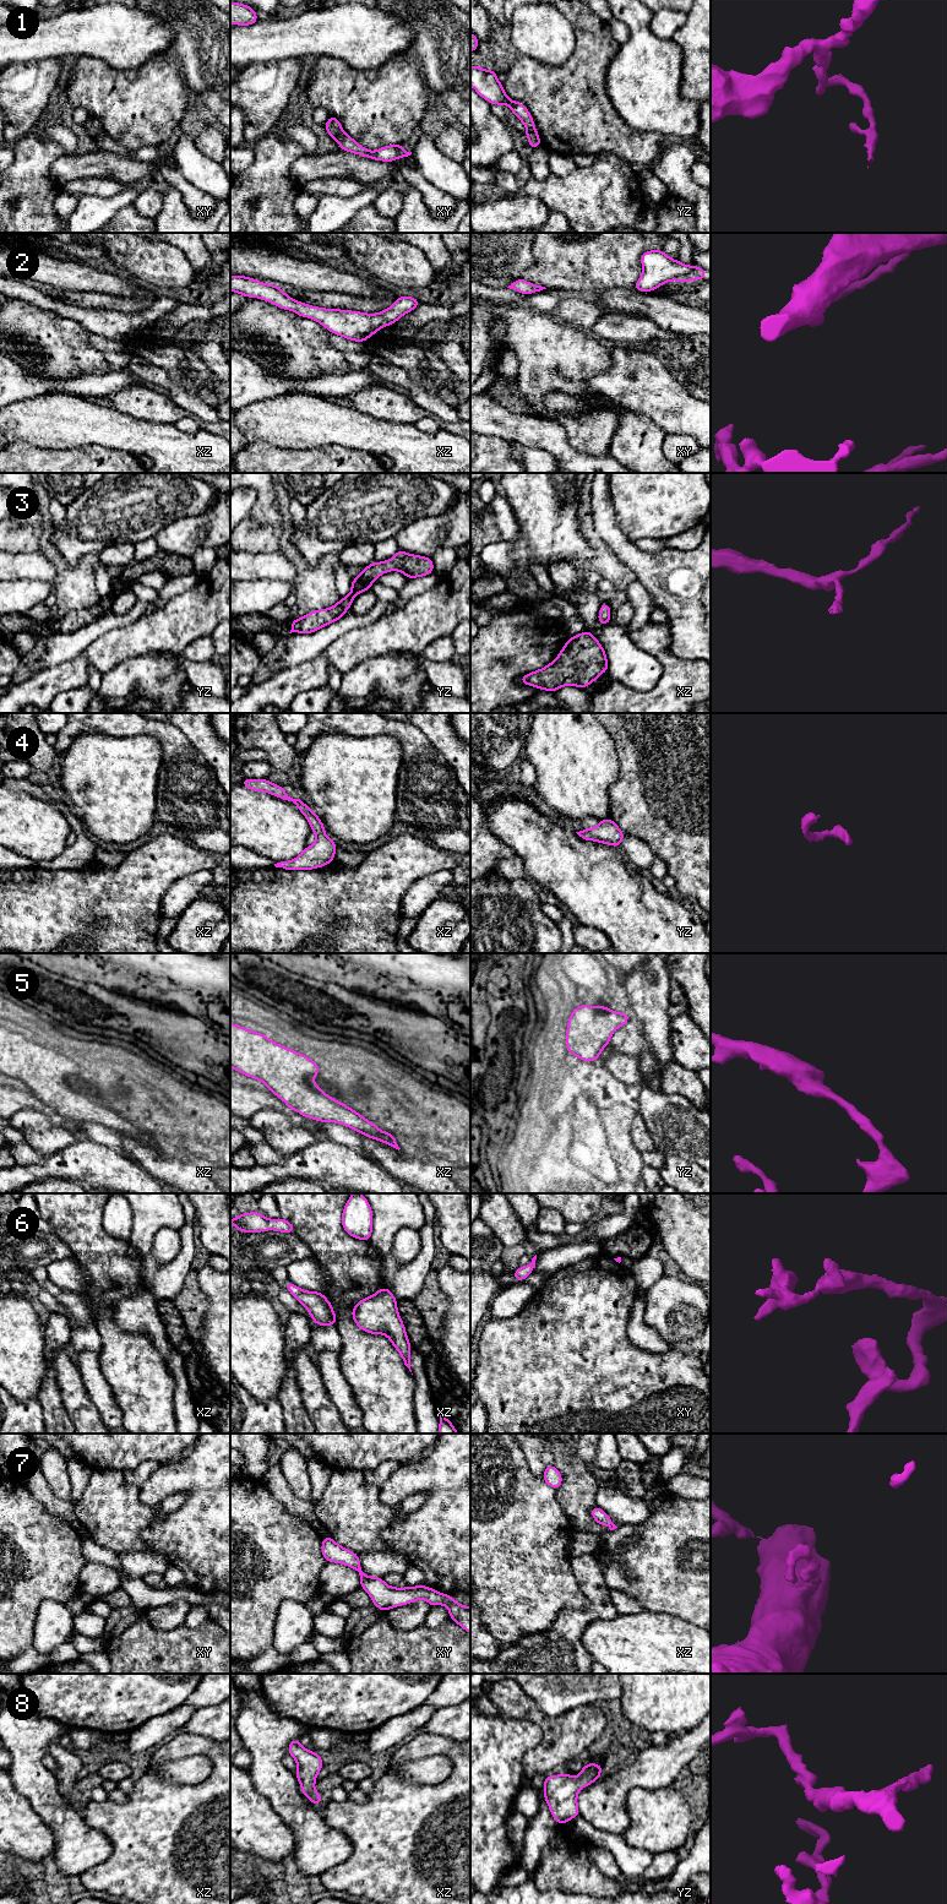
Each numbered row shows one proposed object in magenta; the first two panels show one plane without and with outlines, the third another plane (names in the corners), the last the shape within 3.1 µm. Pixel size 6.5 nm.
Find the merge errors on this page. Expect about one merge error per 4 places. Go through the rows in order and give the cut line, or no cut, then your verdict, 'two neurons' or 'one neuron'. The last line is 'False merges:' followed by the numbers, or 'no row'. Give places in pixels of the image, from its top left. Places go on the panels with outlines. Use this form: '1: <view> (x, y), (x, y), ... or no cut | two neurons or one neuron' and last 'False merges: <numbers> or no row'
1: yz (527, 129), (538, 136) | two neurons
2: no cut | one neuron
3: no cut | one neuron
4: no cut | one neuron
5: no cut | one neuron
6: no cut | one neuron
7: no cut | one neuron
8: no cut | one neuron
False merges: 1

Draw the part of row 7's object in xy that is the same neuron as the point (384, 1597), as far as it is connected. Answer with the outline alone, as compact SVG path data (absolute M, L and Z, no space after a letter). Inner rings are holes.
M331 1536L322 1538L322 1555L327 1562L337 1562L354 1568L360 1576L360 1587L371 1596L372 1605L382 1611L424 1599L430 1606L446 1605L450 1619L470 1633L470 1606L458 1604L450 1594L441 1594L426 1585L393 1588L380 1577L366 1576L359 1555L338 1545Z

